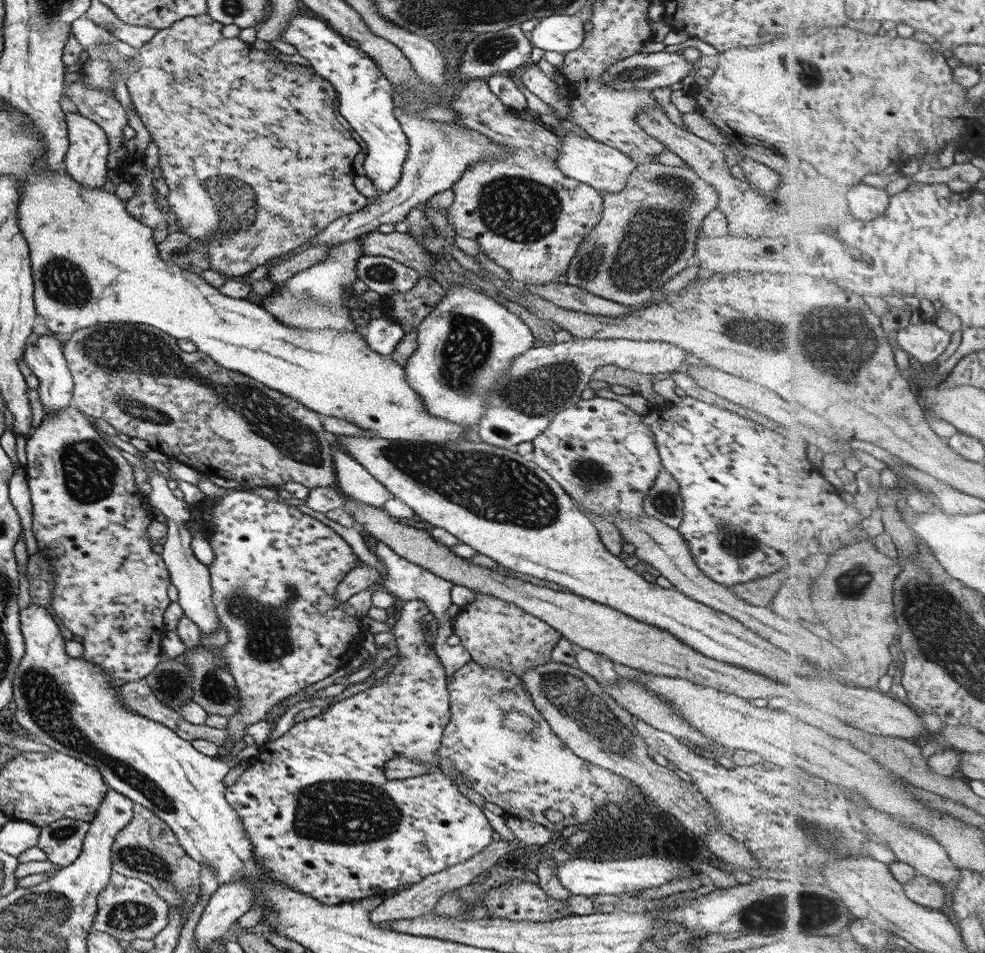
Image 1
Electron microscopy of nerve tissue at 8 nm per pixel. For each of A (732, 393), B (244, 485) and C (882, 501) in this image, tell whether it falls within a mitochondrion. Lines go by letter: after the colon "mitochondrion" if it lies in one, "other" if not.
A: other
B: other
C: other

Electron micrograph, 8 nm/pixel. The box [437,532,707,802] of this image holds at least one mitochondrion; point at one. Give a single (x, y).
(596, 718)

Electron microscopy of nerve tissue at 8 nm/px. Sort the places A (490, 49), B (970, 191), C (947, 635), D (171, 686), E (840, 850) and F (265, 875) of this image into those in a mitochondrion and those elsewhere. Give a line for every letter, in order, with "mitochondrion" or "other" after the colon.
A: mitochondrion
B: other
C: mitochondrion
D: mitochondrion
E: mitochondrion
F: other

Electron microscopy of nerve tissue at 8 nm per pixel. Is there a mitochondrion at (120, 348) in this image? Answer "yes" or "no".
yes

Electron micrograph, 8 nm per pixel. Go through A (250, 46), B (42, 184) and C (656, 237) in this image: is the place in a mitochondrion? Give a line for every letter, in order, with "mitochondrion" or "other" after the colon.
A: other
B: other
C: mitochondrion

